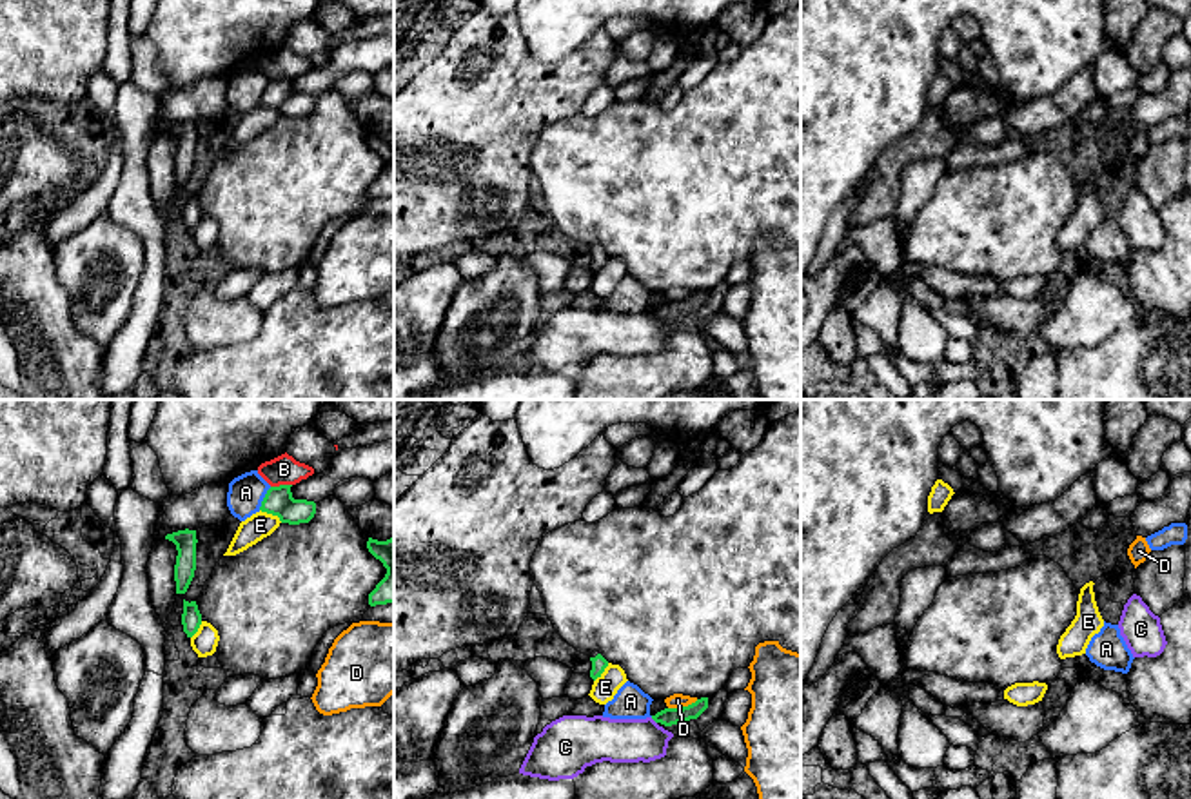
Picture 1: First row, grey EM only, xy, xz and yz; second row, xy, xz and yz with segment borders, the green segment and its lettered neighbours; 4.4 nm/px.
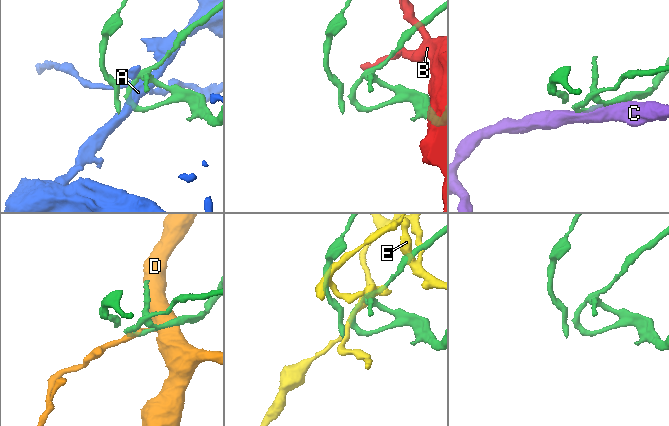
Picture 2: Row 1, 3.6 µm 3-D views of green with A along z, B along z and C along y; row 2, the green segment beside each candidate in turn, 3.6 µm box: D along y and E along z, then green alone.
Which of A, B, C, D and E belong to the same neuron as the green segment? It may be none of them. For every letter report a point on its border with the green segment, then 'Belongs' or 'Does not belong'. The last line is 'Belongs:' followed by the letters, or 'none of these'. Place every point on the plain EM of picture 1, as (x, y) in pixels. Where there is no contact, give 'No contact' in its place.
A: Touches green at xy (264, 91). Does not belong
B: Touches green at xy (280, 78). Does not belong
C: Touches green at xz (654, 313). Does not belong
D: Touches green at xz (683, 300). Does not belong
E: Touches green at xy (271, 106). Does not belong
Belongs: none of these

